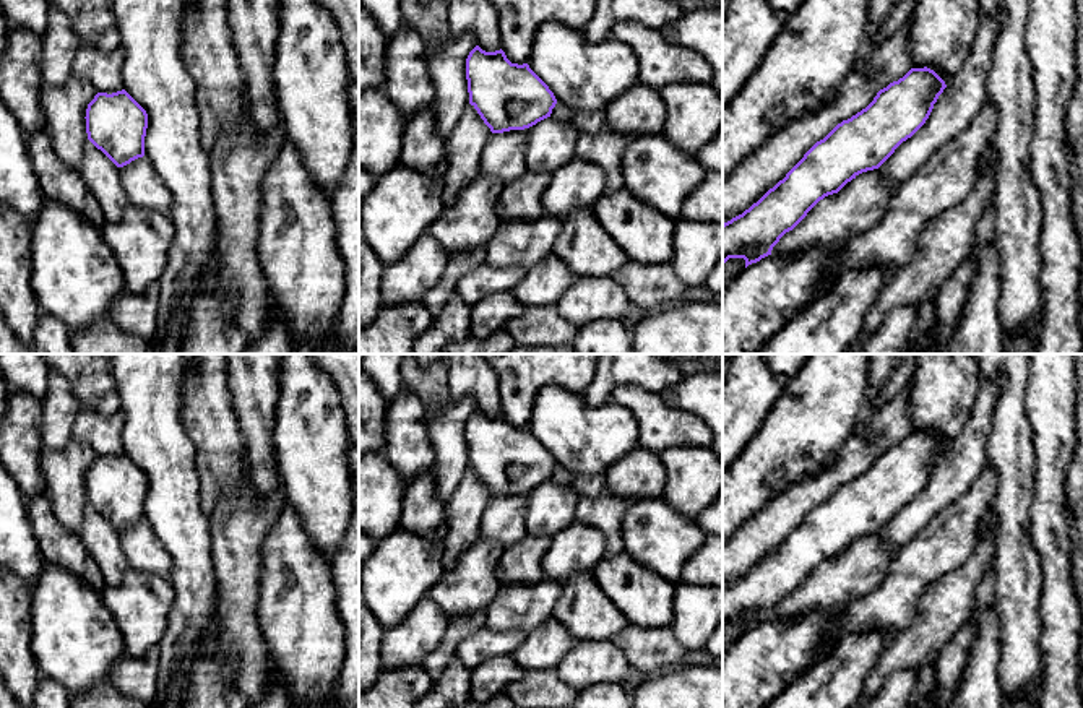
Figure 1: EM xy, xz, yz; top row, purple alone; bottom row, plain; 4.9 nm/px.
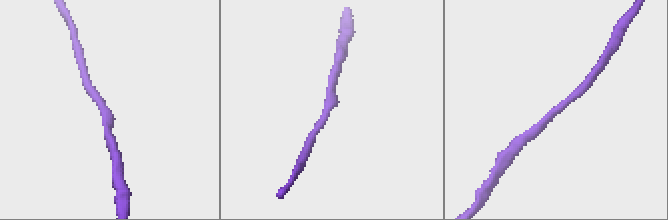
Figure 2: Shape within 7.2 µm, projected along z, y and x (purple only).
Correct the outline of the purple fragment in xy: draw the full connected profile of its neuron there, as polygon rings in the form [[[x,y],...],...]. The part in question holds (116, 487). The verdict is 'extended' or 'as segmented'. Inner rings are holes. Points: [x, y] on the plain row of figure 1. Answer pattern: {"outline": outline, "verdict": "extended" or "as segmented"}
{"outline": [[[125,453],[97,456],[84,482],[88,503],[117,531],[145,520],[148,477]]], "verdict": "as segmented"}

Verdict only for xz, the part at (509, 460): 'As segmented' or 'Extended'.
As segmented

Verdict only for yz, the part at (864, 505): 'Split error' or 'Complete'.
Complete

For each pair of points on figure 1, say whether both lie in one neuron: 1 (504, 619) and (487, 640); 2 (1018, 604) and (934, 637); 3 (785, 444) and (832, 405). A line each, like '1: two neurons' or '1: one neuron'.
1: two neurons
2: two neurons
3: one neuron

